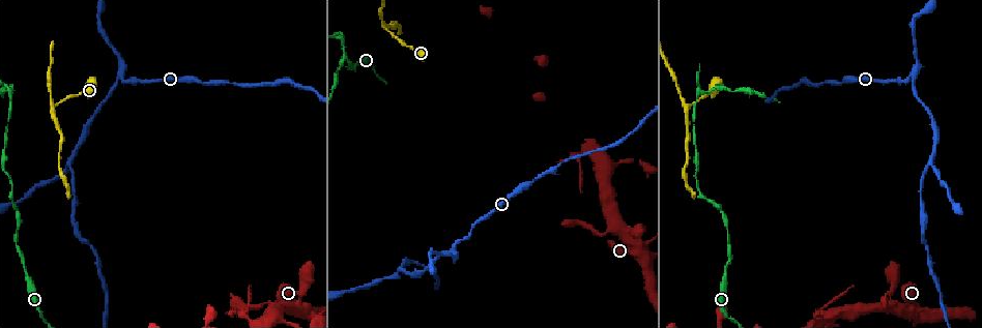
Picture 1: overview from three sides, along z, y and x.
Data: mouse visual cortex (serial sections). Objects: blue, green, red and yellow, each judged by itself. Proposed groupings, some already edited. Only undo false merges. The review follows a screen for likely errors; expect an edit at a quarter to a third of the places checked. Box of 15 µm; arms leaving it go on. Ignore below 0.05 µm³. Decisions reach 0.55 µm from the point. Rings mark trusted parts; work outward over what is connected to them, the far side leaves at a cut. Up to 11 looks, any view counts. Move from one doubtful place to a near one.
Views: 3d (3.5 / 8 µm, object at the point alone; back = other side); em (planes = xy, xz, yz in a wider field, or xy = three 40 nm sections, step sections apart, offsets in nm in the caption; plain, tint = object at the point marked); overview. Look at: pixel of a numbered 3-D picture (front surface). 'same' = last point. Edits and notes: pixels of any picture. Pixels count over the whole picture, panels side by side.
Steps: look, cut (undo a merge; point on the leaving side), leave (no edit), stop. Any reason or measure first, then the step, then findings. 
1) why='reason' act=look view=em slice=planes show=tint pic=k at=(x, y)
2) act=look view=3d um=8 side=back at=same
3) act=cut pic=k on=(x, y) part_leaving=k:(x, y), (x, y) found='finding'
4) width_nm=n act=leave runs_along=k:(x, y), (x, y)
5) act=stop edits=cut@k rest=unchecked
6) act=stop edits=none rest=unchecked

why='abrupt turn' act=look view=3d um=3.5 pic=1 at=(815, 313)

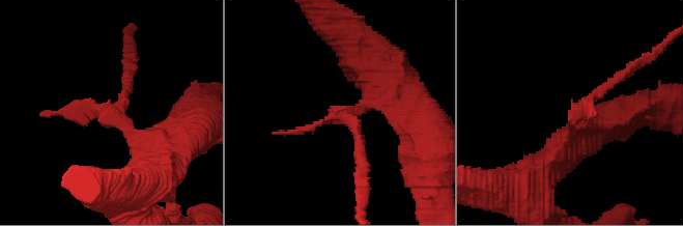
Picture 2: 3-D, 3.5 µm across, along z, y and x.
act=look view=em slice=xy step=3 show=tint pic=2 at=(118, 118)

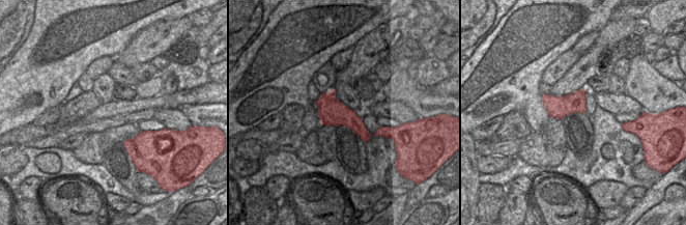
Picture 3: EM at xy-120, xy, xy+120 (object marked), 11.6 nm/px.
act=cut pic=2 on=(332, 112) part_leaving=2:(363, 109), (349, 112), (363, 175) found='two cells meet here'

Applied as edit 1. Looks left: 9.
why='redraw' act=look view=overview

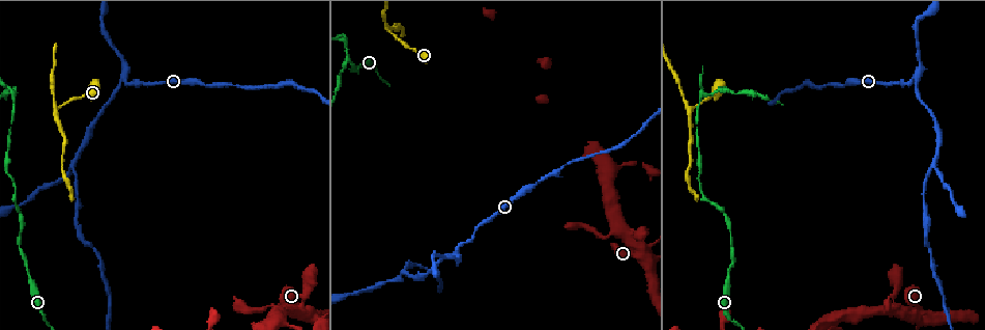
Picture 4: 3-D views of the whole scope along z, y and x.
why='three-way junction' act=look view=3d um=3.5 pic=4 at=(123, 78)

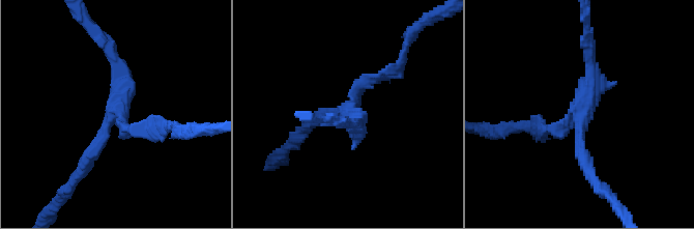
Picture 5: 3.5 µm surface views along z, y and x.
arms=3 arm_widths_nm=200,200,250 why='shape alone is not enough' act=look view=em slice=xy step=2 show=tint pic=5 at=(348, 111)

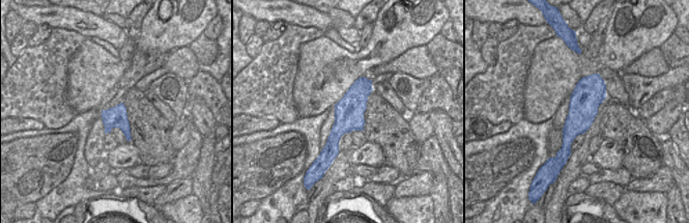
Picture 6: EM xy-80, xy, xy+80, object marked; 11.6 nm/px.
width_nm=340 act=leave runs_along=6:(596, 76), (565, 152) found='one cell here'

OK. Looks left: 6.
act=look view=3d um=3.5 pic=4 at=(72, 167)

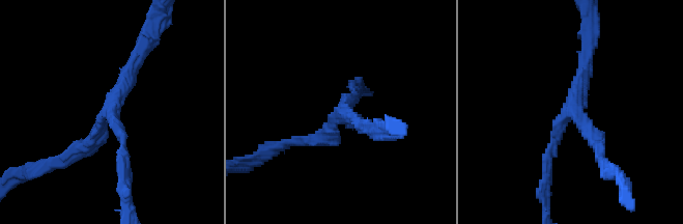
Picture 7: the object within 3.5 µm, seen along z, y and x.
arms=3 arm_widths_nm=150,200,200 why='need the tissue' act=look view=em slice=planes show=plain pic=7 at=(342, 111)

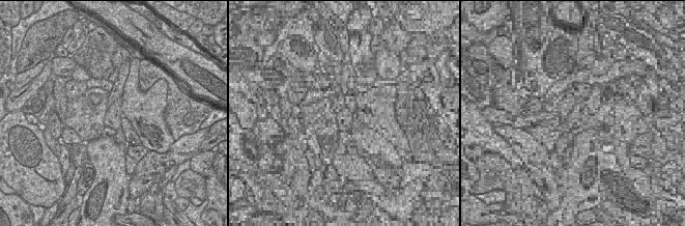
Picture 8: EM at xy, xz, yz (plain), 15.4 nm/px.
act=look view=em slice=planes show=tint at=same

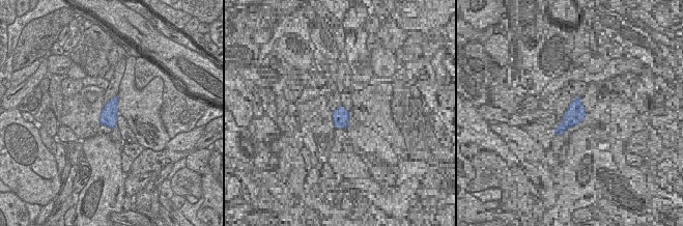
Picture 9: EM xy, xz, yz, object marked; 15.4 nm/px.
width_nm=260 act=leave runs_along=7:(588, 49), (548, 167) found='continuous, no second cell'

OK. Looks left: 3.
why='arms part here' act=look view=3d um=3.5 pic=4 at=(14, 100)

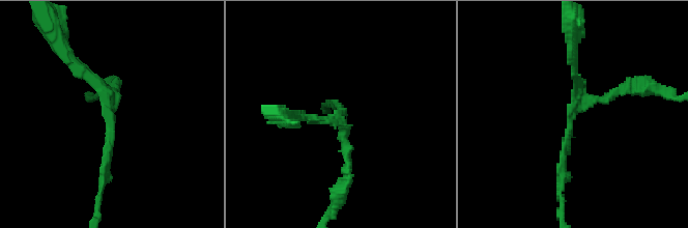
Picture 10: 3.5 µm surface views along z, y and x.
why='need the tissue' act=look view=em slice=planes show=tint pic=10 at=(342, 113)

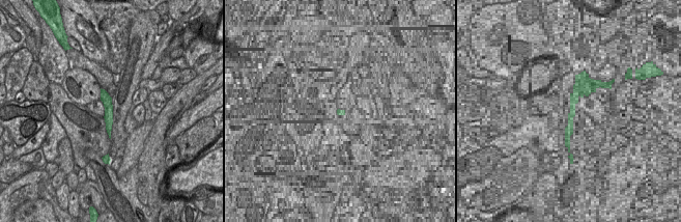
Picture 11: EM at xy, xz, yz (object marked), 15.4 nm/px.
arms=3 act=cut pic=10 on=(347, 174) part_leaving=10:(345, 143), (345, 186), (325, 216) found='two cells meet here'

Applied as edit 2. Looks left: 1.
act=stop edits=cut@2,cut@10 rest=unchecked

